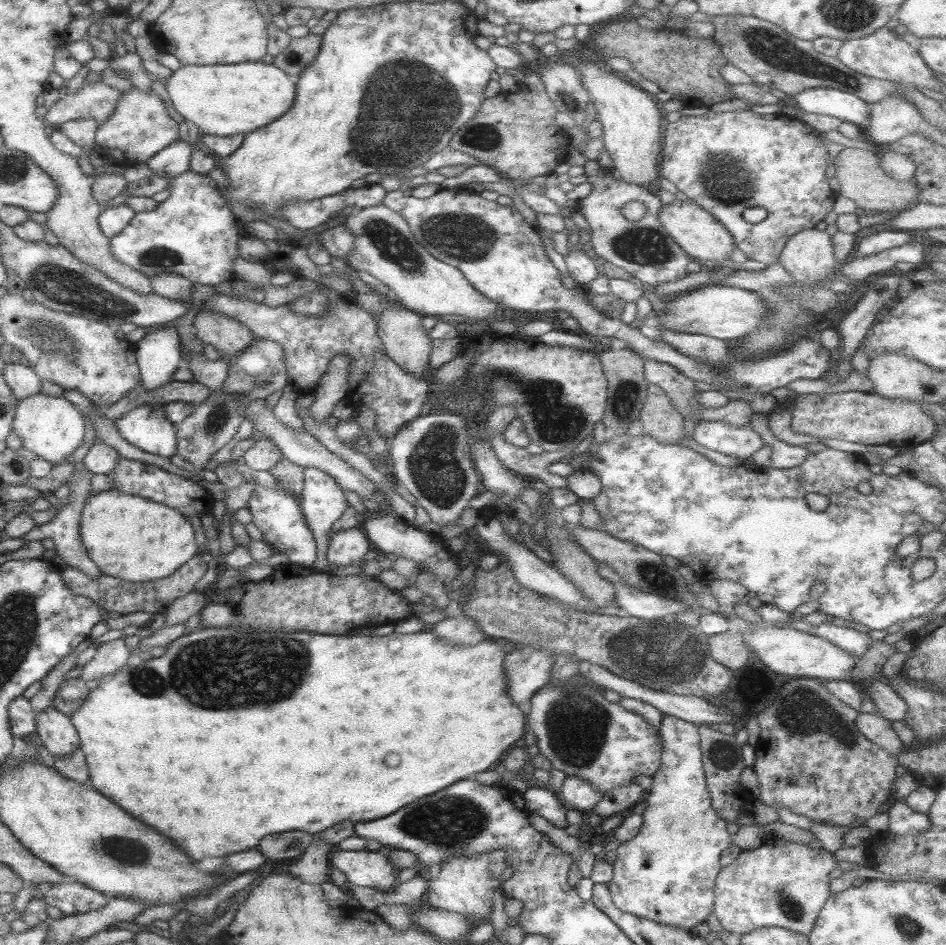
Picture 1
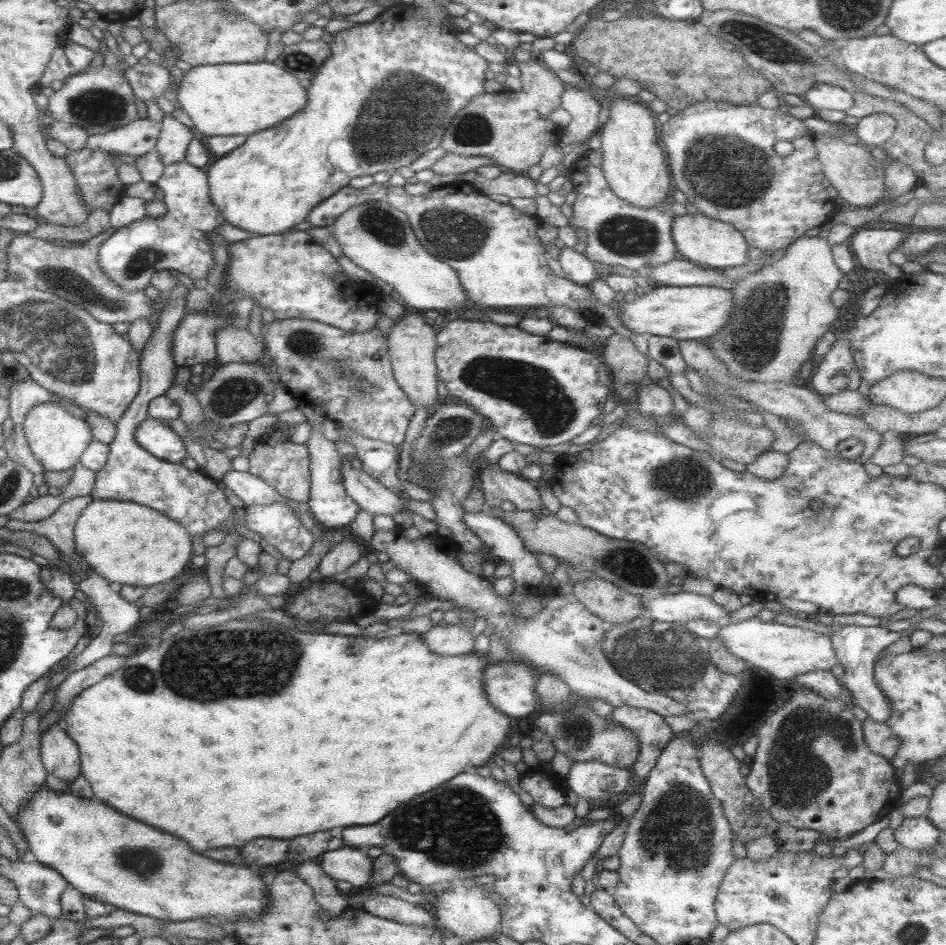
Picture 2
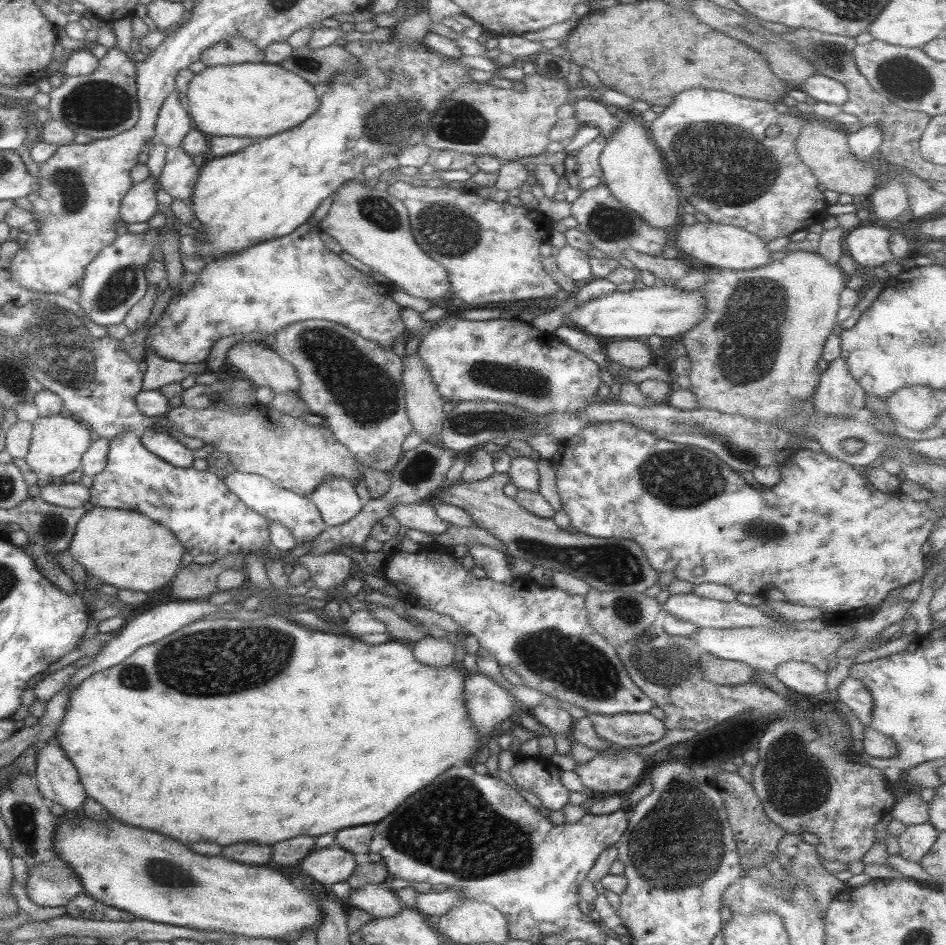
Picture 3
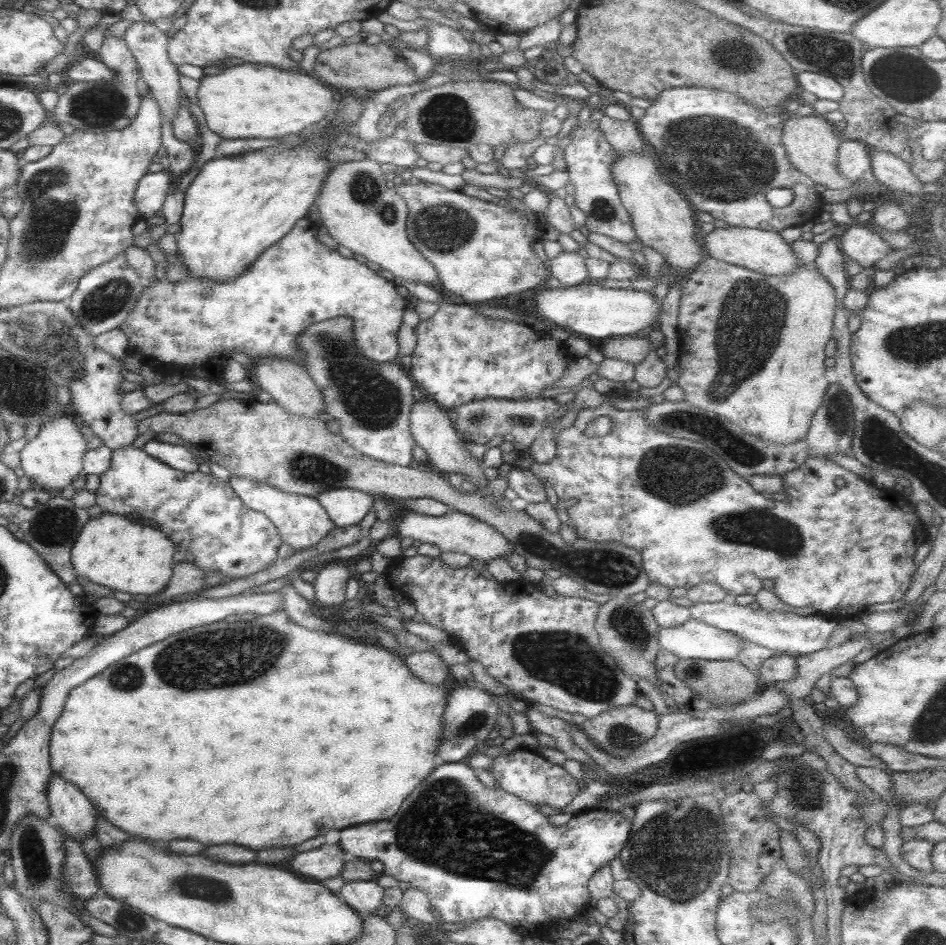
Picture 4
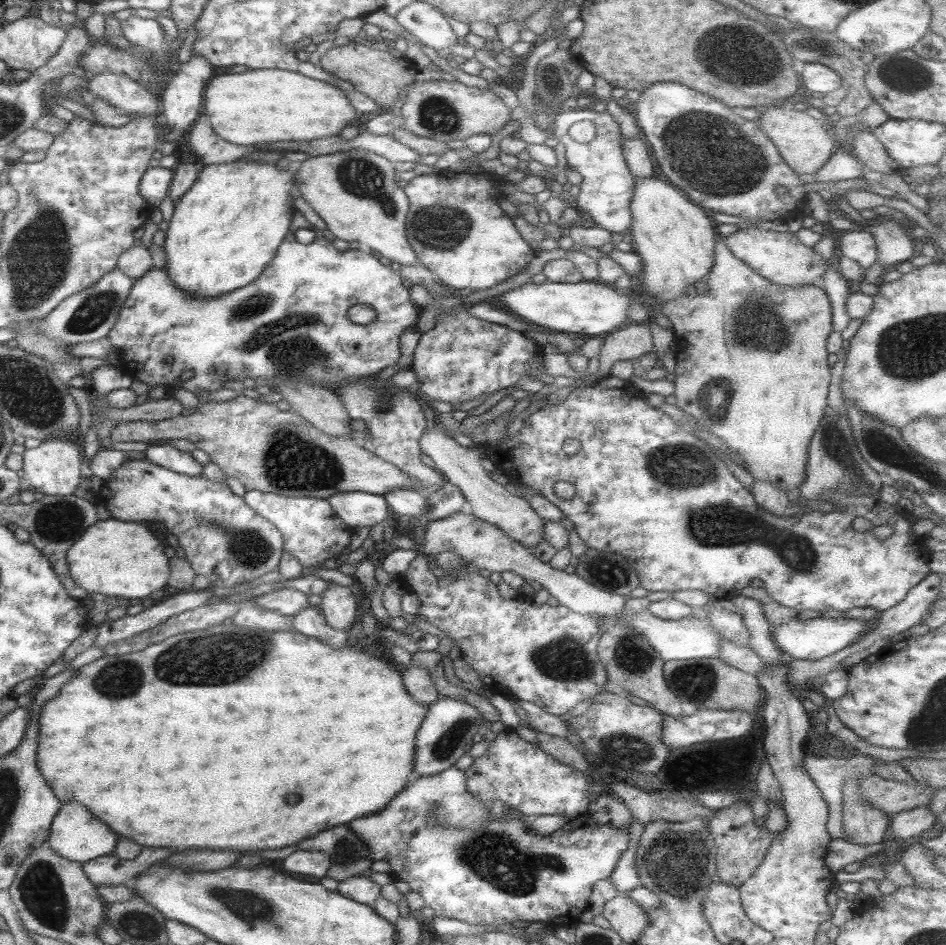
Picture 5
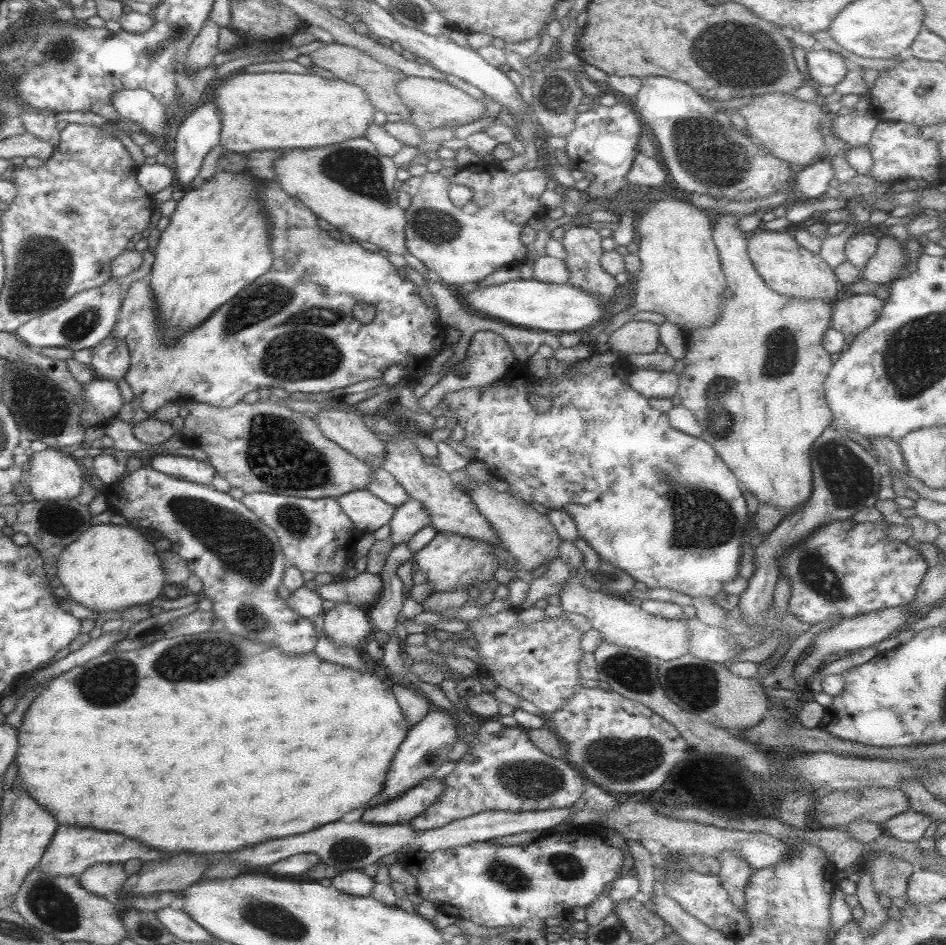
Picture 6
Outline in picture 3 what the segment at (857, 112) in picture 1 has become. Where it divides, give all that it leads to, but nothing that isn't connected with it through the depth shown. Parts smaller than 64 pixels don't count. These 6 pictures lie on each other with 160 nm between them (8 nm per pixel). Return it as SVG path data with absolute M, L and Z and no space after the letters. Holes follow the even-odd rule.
M817 73L803 80L799 89L805 92L807 96L811 96L813 100L824 102L825 104L839 106L847 98L846 88L840 82Z

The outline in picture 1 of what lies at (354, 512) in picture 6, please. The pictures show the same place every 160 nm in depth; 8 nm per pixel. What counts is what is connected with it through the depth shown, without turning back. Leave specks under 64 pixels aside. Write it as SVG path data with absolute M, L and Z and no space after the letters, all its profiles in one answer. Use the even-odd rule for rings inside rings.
M338 354L329 362L325 375L319 379L315 387L313 402L308 406L308 415L314 422L324 422L331 416L335 404L347 396L347 380L349 380L348 358ZM307 467L303 471L303 486L300 496L297 501L300 506L301 514L307 524L309 531L313 533L315 541L315 560L310 565L311 569L315 569L321 573L330 573L328 562L326 560L326 551L328 541L326 536L331 526L339 519L341 513L348 507L345 496L341 491L342 488L333 480L331 476L325 474L323 471Z

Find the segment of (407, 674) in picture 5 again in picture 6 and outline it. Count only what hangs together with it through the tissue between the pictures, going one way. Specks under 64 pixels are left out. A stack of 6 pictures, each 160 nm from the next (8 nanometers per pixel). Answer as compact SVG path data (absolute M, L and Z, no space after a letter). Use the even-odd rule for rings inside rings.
M395 684L392 685L391 691L402 710L403 721L409 724L409 728L413 727L413 724L419 723L428 713L429 700L413 685Z

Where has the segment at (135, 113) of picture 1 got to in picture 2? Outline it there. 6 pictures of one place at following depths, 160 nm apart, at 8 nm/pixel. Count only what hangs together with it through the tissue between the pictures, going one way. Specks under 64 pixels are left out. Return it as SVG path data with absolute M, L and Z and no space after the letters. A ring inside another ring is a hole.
M148 116L137 118L109 132L89 135L84 147L137 158L154 148L159 125L160 122L149 120Z

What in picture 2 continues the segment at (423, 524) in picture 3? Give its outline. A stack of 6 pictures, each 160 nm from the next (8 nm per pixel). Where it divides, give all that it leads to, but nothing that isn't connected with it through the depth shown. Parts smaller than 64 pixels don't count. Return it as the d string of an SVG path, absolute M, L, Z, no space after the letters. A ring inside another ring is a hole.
M347 459L340 465L342 485L357 506L367 514L393 516L407 508L396 491L385 488L363 471L353 469Z

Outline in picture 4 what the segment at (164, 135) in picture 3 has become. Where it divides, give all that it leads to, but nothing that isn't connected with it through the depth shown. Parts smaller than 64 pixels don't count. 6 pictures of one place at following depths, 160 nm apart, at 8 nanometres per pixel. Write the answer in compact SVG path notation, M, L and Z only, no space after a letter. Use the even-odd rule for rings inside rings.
M133 21L125 27L122 40L136 62L138 74L141 76L139 80L154 98L161 116L167 117L171 123L178 107L180 88L179 73L177 73L176 66L169 60L165 52L168 40L167 35L159 31L153 24Z

